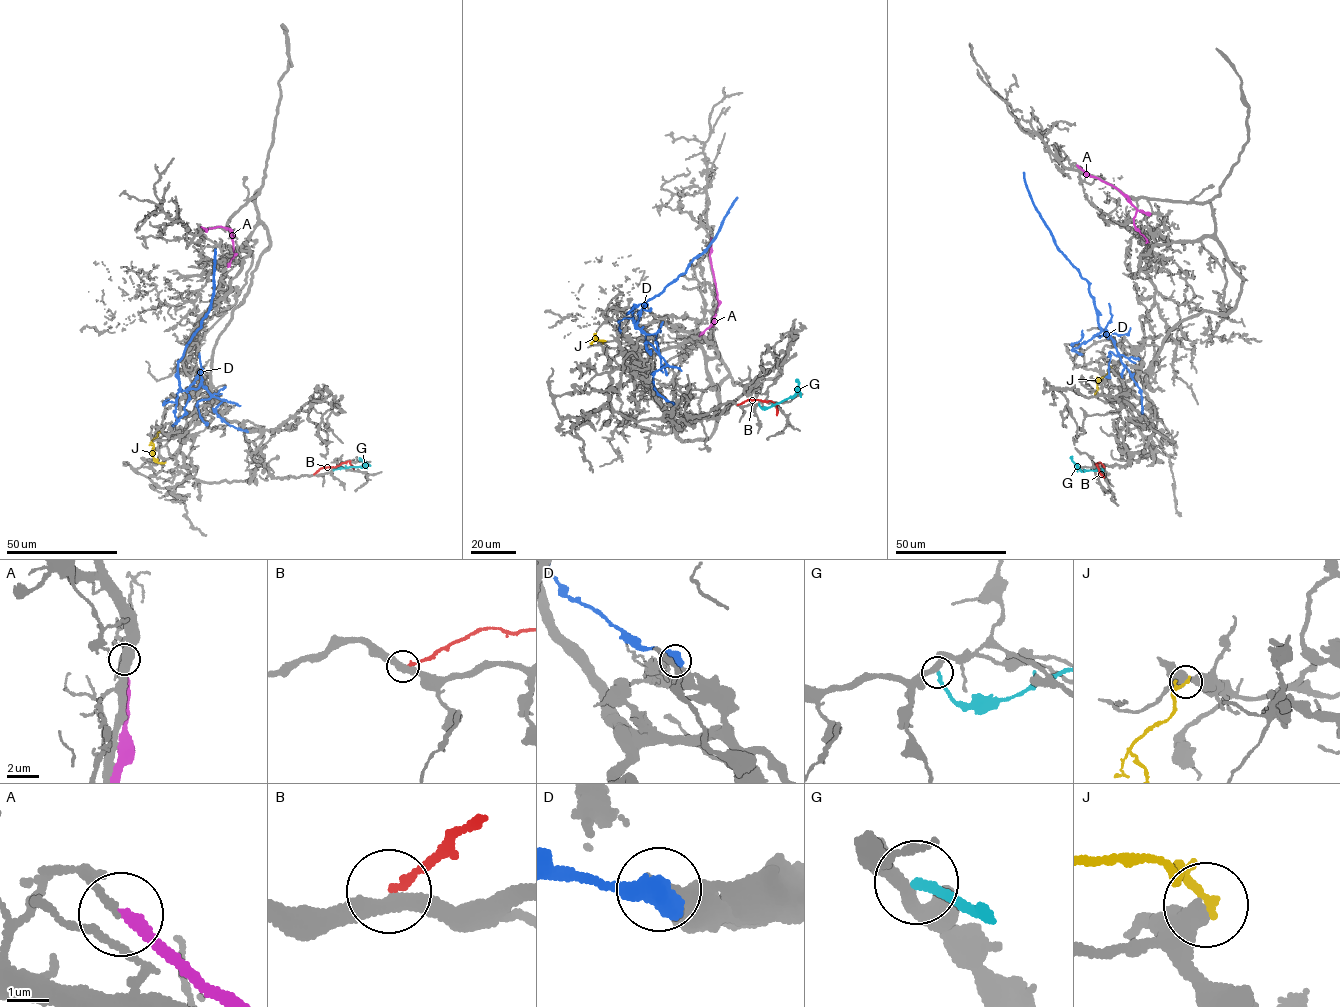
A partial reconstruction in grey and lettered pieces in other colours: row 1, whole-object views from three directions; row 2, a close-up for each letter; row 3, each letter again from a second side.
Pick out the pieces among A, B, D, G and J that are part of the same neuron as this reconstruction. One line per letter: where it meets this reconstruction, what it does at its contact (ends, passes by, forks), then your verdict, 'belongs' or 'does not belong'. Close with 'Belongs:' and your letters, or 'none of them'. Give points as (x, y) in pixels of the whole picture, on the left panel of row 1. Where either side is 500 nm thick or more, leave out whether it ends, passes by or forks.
A: contact (201, 227); it ends; does not belong
B: contact (313, 474); it ends; does not belong
D: contact (246, 430); does not belong
G: contact (333, 470); it ends; belongs
J: contact (159, 432); it passes by; does not belong
Belongs: G

